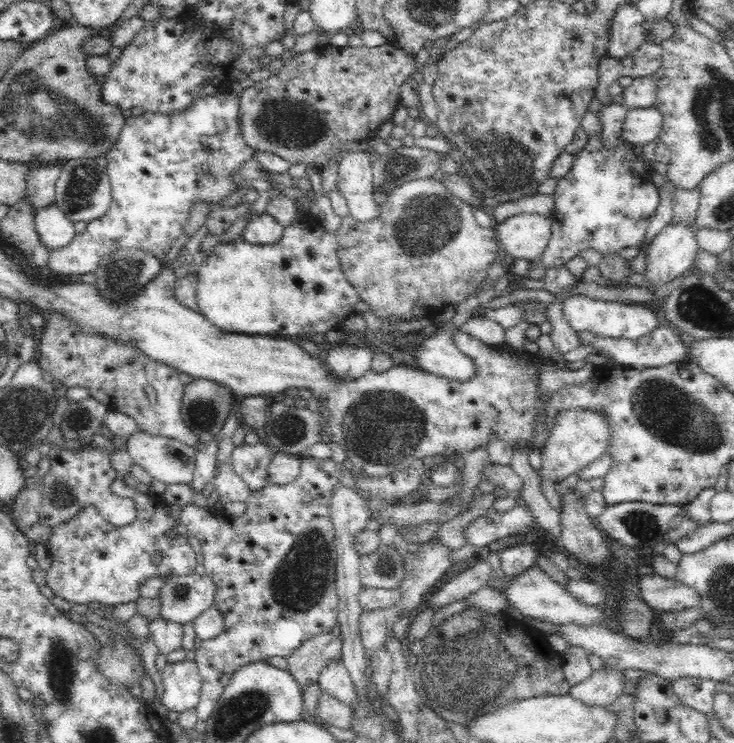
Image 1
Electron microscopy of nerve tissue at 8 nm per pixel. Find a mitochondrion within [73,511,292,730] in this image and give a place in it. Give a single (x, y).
(179, 593)

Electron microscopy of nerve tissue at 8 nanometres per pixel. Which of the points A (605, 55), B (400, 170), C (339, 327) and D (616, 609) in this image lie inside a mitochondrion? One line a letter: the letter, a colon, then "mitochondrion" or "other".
A: other
B: mitochondrion
C: other
D: other

